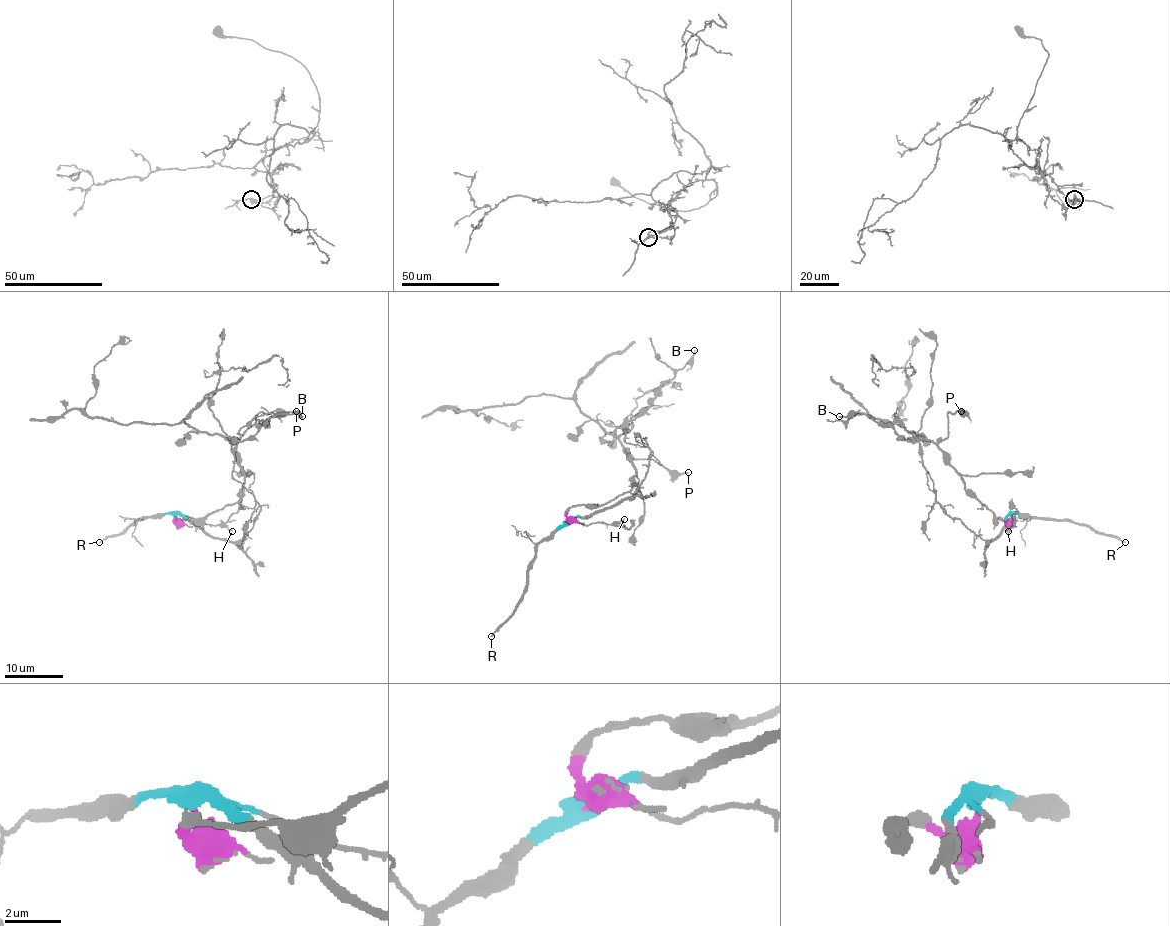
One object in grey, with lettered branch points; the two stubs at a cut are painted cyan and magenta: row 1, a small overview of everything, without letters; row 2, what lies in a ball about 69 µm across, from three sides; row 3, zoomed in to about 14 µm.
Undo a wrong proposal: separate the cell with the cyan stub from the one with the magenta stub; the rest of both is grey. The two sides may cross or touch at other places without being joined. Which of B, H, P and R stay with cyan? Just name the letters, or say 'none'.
H, R

